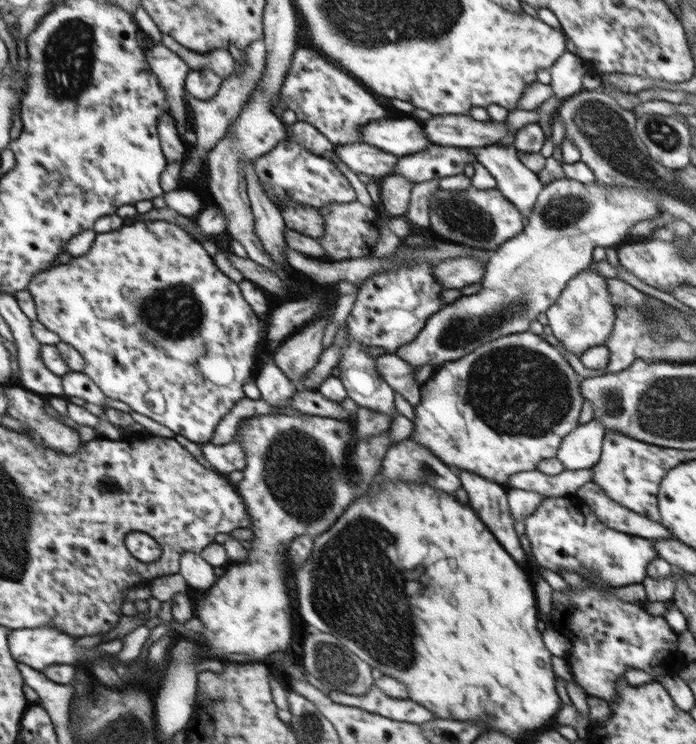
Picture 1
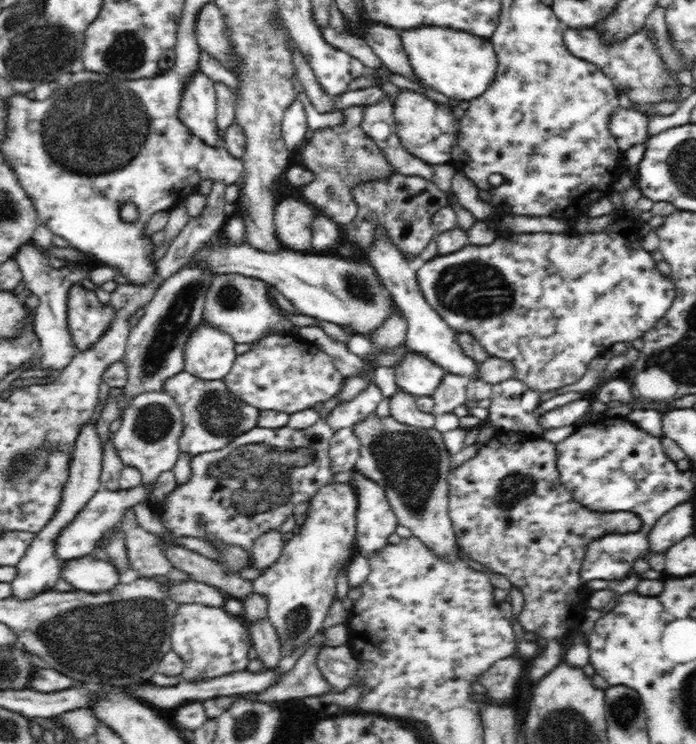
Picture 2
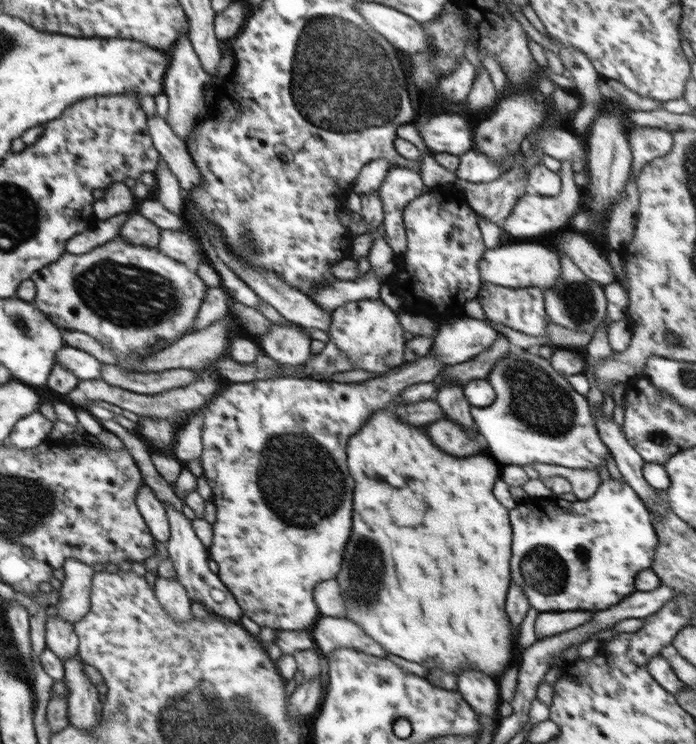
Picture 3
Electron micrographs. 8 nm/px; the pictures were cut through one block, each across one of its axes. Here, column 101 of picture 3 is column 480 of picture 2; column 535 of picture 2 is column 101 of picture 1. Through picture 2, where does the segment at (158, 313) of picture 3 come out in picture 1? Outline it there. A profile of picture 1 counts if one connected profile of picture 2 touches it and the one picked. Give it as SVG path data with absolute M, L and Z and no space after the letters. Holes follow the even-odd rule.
M168 221L134 222L130 226L123 225L120 230L98 233L88 253L73 257L66 264L40 271L31 280L27 289L33 296L38 321L48 330L56 332L62 342L72 345L82 354L84 357L82 372L86 373L108 398L126 402L134 412L148 416L157 423L167 426L176 435L182 435L194 443L211 441L216 426L236 402L246 396L243 390L245 380L254 375L260 363L257 352L263 338L264 319L256 316L252 306L244 300L239 283L232 281L216 267L200 242L194 239L188 230Z

